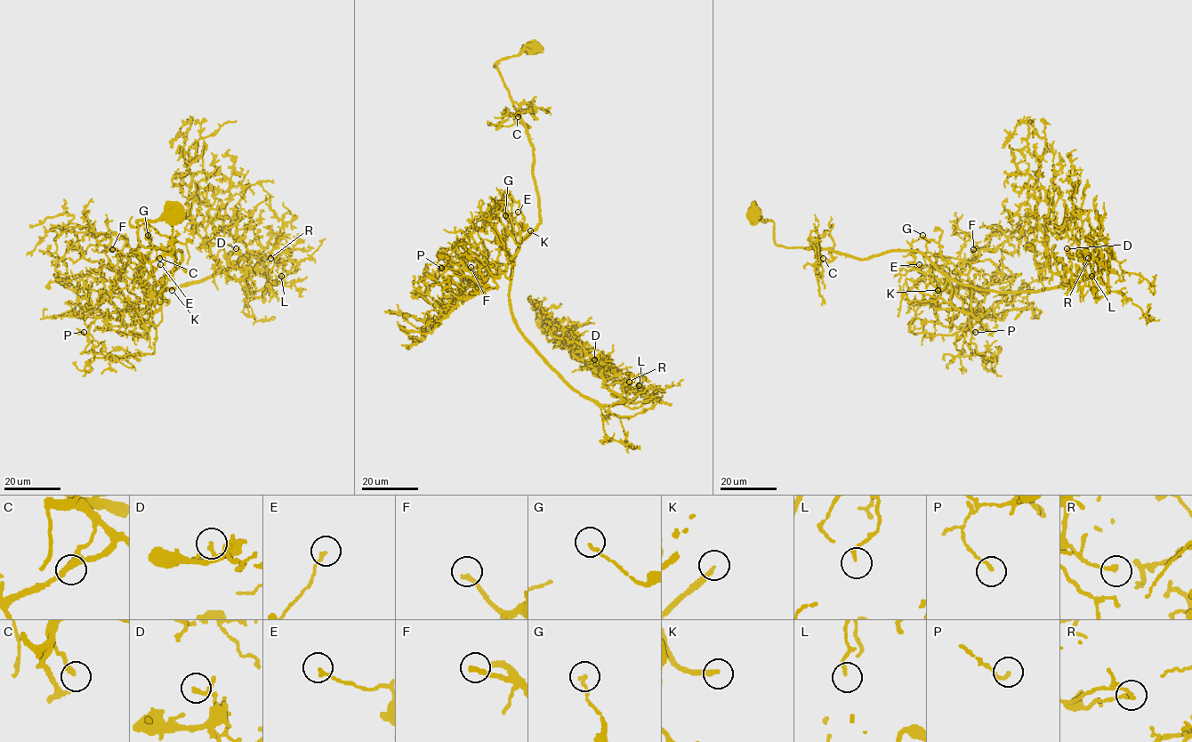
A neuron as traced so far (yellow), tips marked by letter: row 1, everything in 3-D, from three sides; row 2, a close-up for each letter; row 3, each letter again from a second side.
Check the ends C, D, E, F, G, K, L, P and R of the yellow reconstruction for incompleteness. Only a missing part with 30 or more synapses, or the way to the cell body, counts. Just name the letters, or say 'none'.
F, K

